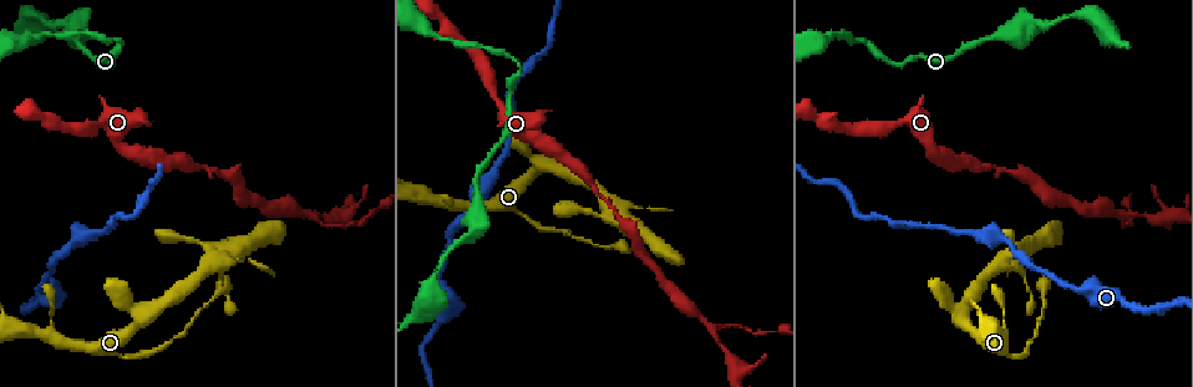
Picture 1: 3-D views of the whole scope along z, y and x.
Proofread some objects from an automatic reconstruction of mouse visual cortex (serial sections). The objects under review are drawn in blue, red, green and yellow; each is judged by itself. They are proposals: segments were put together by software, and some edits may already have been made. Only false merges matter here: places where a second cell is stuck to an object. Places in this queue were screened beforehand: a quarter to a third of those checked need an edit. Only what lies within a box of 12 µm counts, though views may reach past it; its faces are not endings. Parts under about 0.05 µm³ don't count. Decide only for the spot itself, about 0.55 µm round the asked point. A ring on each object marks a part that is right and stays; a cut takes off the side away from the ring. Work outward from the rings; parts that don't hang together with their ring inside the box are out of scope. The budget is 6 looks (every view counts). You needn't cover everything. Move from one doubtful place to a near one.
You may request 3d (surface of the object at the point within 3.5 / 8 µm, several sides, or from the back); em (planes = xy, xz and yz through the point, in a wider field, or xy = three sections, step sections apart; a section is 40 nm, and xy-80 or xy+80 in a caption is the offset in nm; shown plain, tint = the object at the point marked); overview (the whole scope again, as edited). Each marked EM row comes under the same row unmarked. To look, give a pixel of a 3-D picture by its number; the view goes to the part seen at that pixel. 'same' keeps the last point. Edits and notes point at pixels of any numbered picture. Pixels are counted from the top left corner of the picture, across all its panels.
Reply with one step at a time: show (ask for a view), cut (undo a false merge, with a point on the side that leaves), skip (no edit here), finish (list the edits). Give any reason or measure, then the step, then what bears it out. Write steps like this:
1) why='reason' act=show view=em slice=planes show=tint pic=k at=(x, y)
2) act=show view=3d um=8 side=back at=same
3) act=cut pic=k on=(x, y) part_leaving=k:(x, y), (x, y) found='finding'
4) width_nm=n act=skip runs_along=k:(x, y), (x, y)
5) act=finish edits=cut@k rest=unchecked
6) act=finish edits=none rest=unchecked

why='small branch off a trunk' act=show view=3d um=8 pic=1 at=(1007, 255)

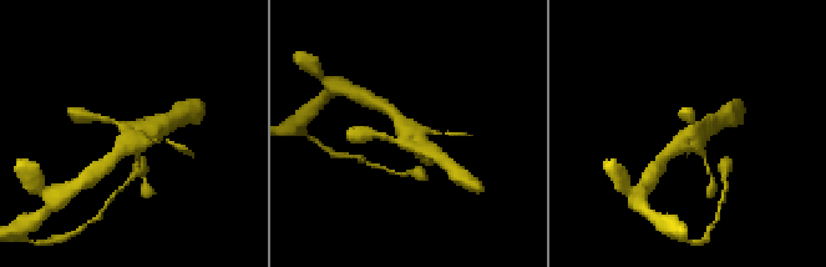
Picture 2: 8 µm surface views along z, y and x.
why='now the EM' act=show view=em slice=xy step=3 show=tint pic=2 at=(127, 136)

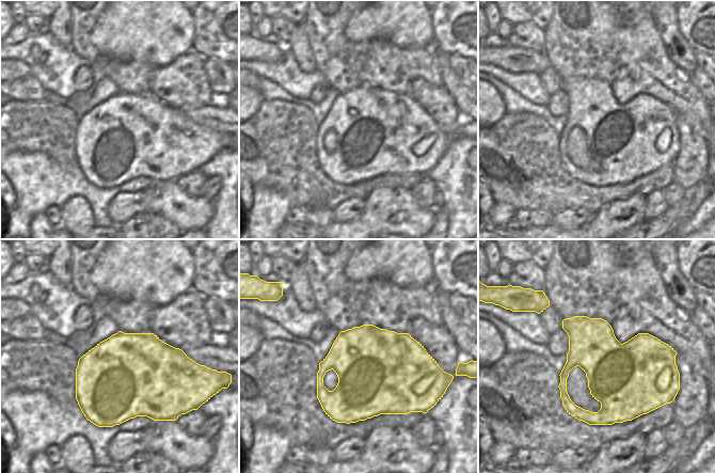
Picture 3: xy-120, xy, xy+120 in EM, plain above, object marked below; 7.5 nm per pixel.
width_nm=650 act=skip runs_along=2:(390, 110), (435, 155) found='all the same cell'

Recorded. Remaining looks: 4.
why='branch point' act=show view=3d um=3.5 pic=1 at=(1013, 29)

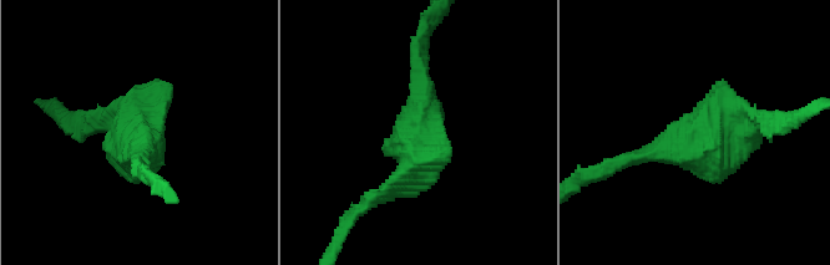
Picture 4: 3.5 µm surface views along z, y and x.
why='shape alone is not enough' act=show view=em slice=xy step=5 show=tint pic=4 at=(702, 140)

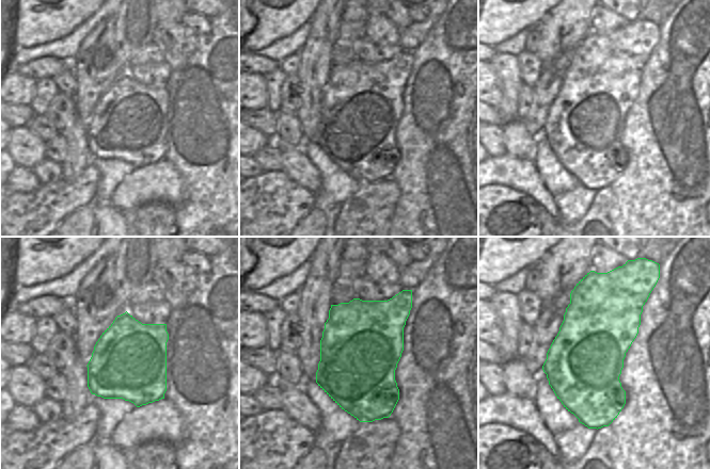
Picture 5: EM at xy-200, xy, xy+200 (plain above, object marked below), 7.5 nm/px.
why='cut it another way' act=show view=em slice=planes show=tint at=same

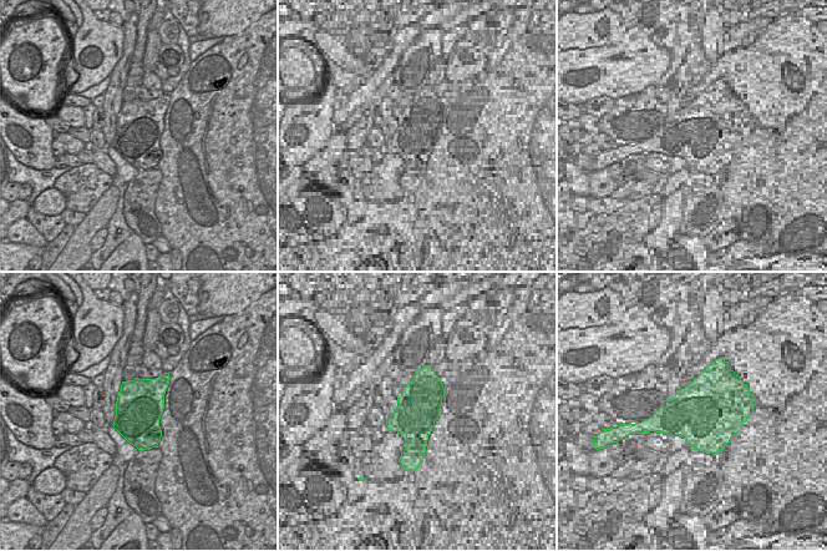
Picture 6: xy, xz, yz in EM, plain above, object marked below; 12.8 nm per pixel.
act=skip runs_along=4:(423, 81), (415, 177), (365, 205) found='continuous, no second cell'

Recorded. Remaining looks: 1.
act=finish edits=none rest=unchecked

